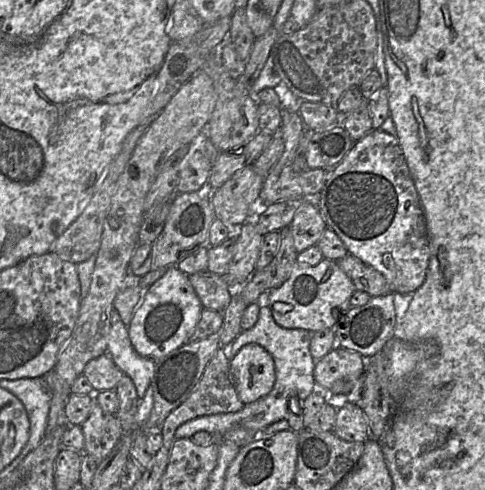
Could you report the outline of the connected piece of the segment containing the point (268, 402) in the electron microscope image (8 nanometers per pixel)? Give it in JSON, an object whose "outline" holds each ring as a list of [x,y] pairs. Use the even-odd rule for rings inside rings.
{"outline":[[[262,303],[257,323],[248,330],[242,330],[237,338],[226,348],[227,357],[231,360],[240,349],[247,344],[256,343],[265,348],[275,362],[276,381],[271,392],[263,398],[249,404],[237,412],[206,415],[189,420],[178,427],[176,439],[192,438],[196,432],[206,431],[214,436],[224,436],[233,428],[245,428],[250,431],[259,431],[267,426],[286,419],[289,412],[290,399],[297,398],[298,404],[304,409],[303,401],[318,390],[314,378],[316,360],[310,351],[313,332],[304,329],[287,329],[279,326],[272,315],[271,309]]]}

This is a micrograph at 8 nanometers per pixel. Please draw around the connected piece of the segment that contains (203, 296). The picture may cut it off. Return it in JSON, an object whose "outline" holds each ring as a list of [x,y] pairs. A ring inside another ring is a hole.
{"outline":[[[204,270],[188,275],[203,308],[223,312],[234,294],[225,276]]]}

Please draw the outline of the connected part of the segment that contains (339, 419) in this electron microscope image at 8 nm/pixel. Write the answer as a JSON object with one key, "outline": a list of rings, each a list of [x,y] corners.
{"outline":[[[349,401],[337,409],[333,432],[350,442],[366,442],[371,439],[369,422],[363,409]]]}

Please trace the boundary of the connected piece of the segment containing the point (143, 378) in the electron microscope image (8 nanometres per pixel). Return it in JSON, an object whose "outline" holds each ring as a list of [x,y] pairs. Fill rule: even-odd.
{"outline":[[[110,313],[107,354],[122,373],[133,381],[139,399],[143,399],[150,387],[155,369],[155,360],[138,354],[129,338],[128,327],[119,313]]]}

